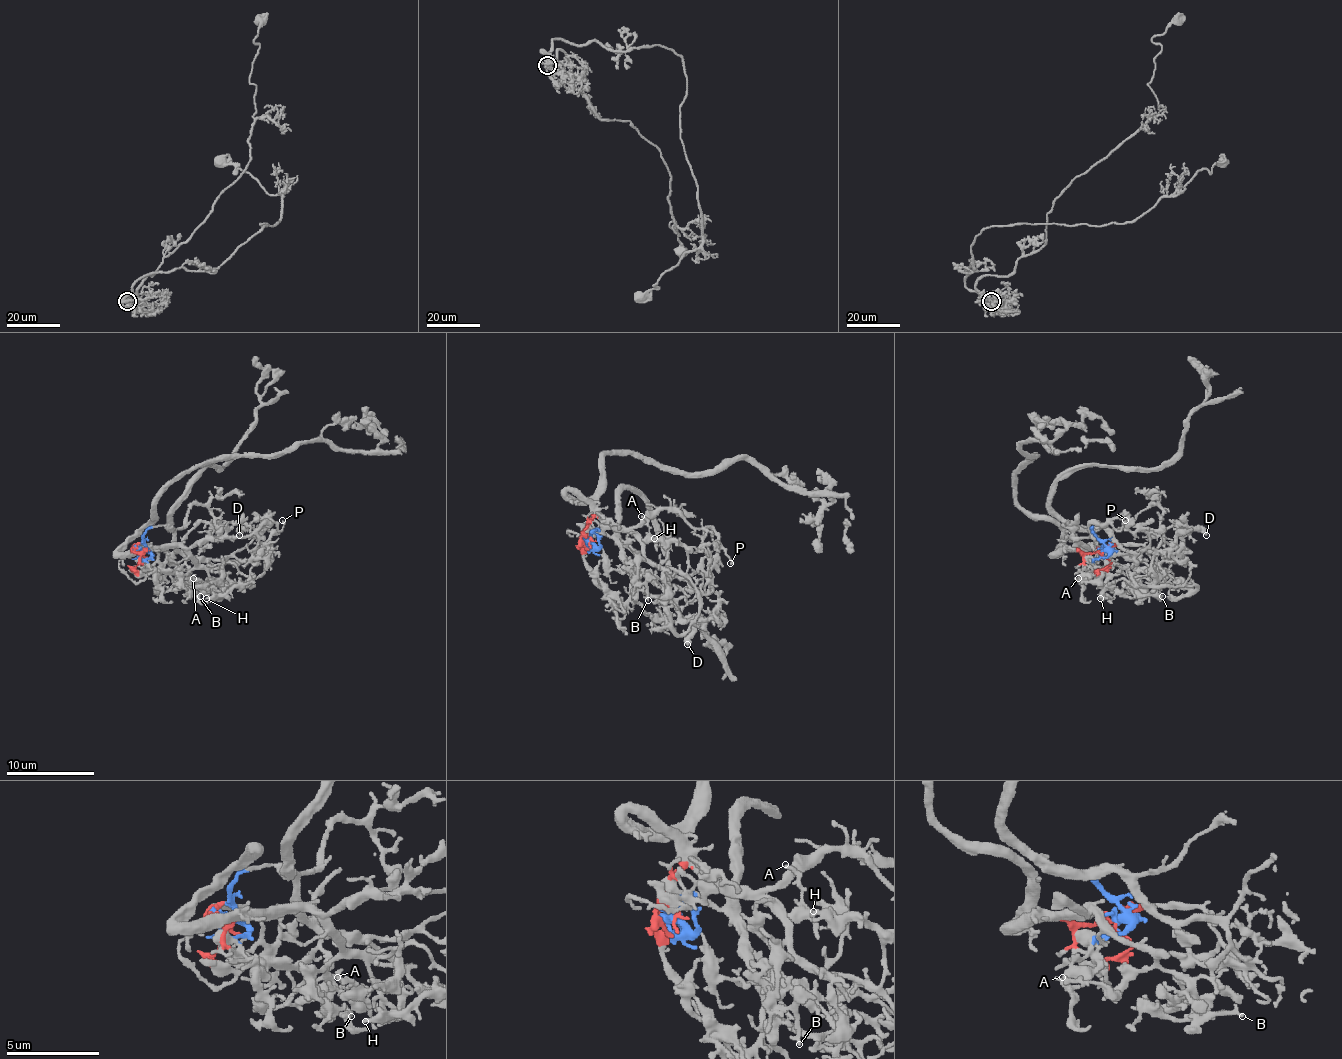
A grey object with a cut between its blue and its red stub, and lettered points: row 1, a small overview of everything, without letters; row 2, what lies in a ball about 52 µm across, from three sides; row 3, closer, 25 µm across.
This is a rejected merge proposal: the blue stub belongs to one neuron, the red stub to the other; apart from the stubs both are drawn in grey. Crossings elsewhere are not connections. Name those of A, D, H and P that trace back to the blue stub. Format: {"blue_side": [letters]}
{"blue_side": ["D"]}

